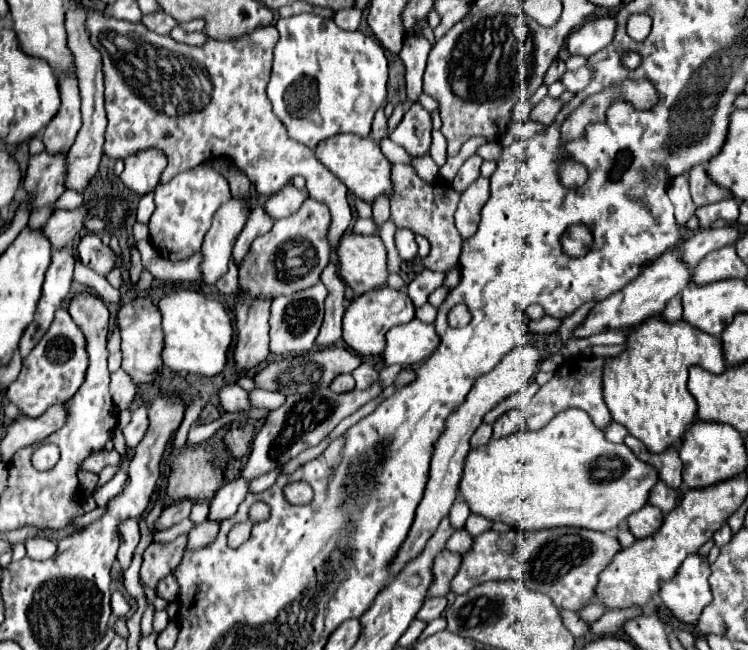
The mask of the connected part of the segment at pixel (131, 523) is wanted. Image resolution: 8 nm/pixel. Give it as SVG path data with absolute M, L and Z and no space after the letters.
M126 520L120 526L120 550L118 550L118 562L122 572L128 570L128 566L132 564L132 556L134 550L140 542L140 528L138 528L138 520Z

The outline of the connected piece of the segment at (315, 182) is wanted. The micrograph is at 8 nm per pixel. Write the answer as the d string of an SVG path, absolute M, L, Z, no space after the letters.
M86 10L86 28L90 32L92 46L102 54L104 66L104 97L108 128L105 131L104 153L110 158L126 158L136 150L158 148L166 154L168 166L160 176L160 184L170 182L176 174L186 172L200 162L212 162L218 158L230 158L234 164L246 172L256 190L264 196L276 194L282 186L286 186L292 176L300 174L306 178L306 188L310 196L330 210L330 230L328 242L330 250L336 252L340 236L348 230L352 212L348 206L348 188L316 160L314 150L304 144L292 140L284 128L284 124L272 112L270 100L266 96L266 84L270 80L272 68L272 50L278 42L278 30L274 26L260 28L250 36L232 42L220 42L208 38L208 42L200 48L180 44L170 36L160 36L144 28L144 24L132 24L128 20L118 20L106 16L98 10Z

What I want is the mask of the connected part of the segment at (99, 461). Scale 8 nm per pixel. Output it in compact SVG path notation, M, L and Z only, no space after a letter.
M100 450L100 452L90 454L90 456L82 462L82 468L88 470L88 472L98 474L104 466L108 466L108 464L118 464L118 460L120 460L120 456L118 456L116 450L112 450L112 452L108 452L108 450Z

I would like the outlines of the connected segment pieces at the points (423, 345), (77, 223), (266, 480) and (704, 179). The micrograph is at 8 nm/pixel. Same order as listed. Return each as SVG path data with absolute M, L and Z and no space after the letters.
M414 318L408 324L396 326L386 332L386 346L380 356L384 360L384 366L412 366L426 360L436 350L438 342L440 340L434 332L434 326Z
M82 204L74 210L56 210L42 230L54 248L62 248L78 236L78 232L84 228L84 218L88 218L90 212L92 204Z
M280 464L280 468L274 468L272 472L266 472L264 476L260 476L260 478L256 478L256 480L252 480L252 484L250 484L250 492L262 492L262 490L266 490L280 474L282 474L282 464Z
M702 164L694 166L688 172L688 184L690 184L690 194L692 194L692 200L696 206L706 206L706 204L732 196L730 192L724 192L724 188L718 188L716 184L712 184L712 178L708 176L708 172Z

